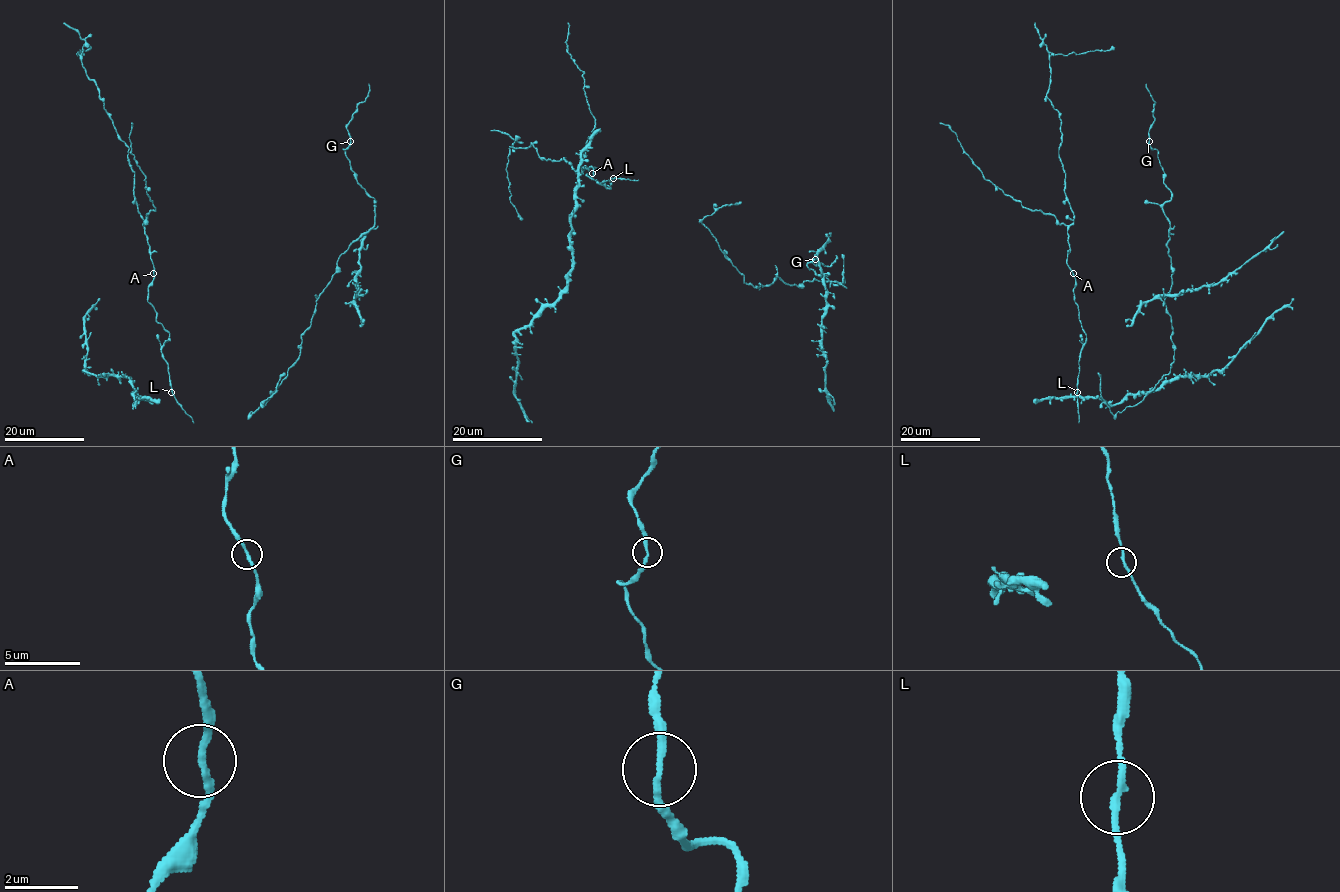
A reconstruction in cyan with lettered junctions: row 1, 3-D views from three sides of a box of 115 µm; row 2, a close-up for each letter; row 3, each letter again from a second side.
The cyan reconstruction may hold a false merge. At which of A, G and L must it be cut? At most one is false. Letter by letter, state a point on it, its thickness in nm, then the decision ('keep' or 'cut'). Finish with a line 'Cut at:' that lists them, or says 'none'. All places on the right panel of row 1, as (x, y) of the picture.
A: place (1073, 273); calibre 190 nm; keep
G: place (1149, 141); calibre 200 nm; keep
L: place (1077, 392); calibre 170 nm; keep
Cut at: none

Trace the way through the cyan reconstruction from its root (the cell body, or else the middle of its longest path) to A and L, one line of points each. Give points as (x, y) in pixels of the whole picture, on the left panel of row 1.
A: (193, 421), (172, 392), (167, 362), (161, 352), (169, 333), (156, 320), (156, 311), (147, 301), (153, 273)
L: (193, 421), (171, 392)

